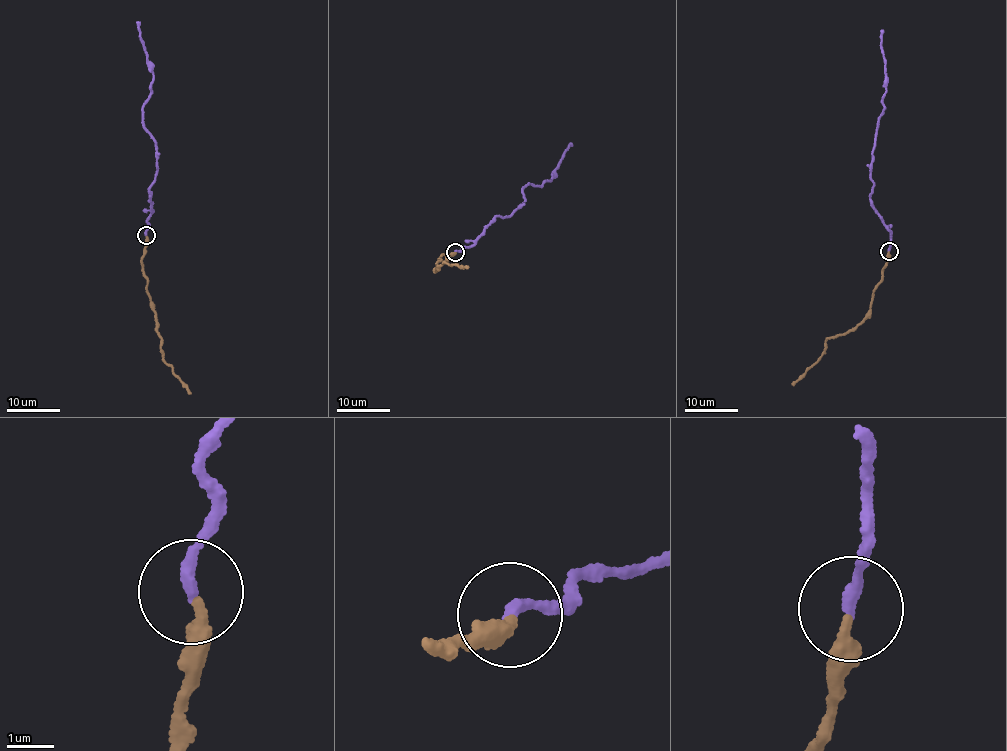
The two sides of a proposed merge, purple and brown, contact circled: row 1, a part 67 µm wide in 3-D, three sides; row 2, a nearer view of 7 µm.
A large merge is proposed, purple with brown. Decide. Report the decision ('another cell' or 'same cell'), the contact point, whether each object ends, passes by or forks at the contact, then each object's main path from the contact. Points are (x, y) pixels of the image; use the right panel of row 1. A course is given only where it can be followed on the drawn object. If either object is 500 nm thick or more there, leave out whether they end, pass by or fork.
same cell; place (889, 251); purple ends; brown ends; course purple (888, 250), (890, 231), (870, 198), (873, 185), (870, 164), (886, 91), (882, 30); course brown (888, 252), (881, 280), (873, 289), (870, 313), (845, 333), (825, 341), (818, 361), (791, 383)

